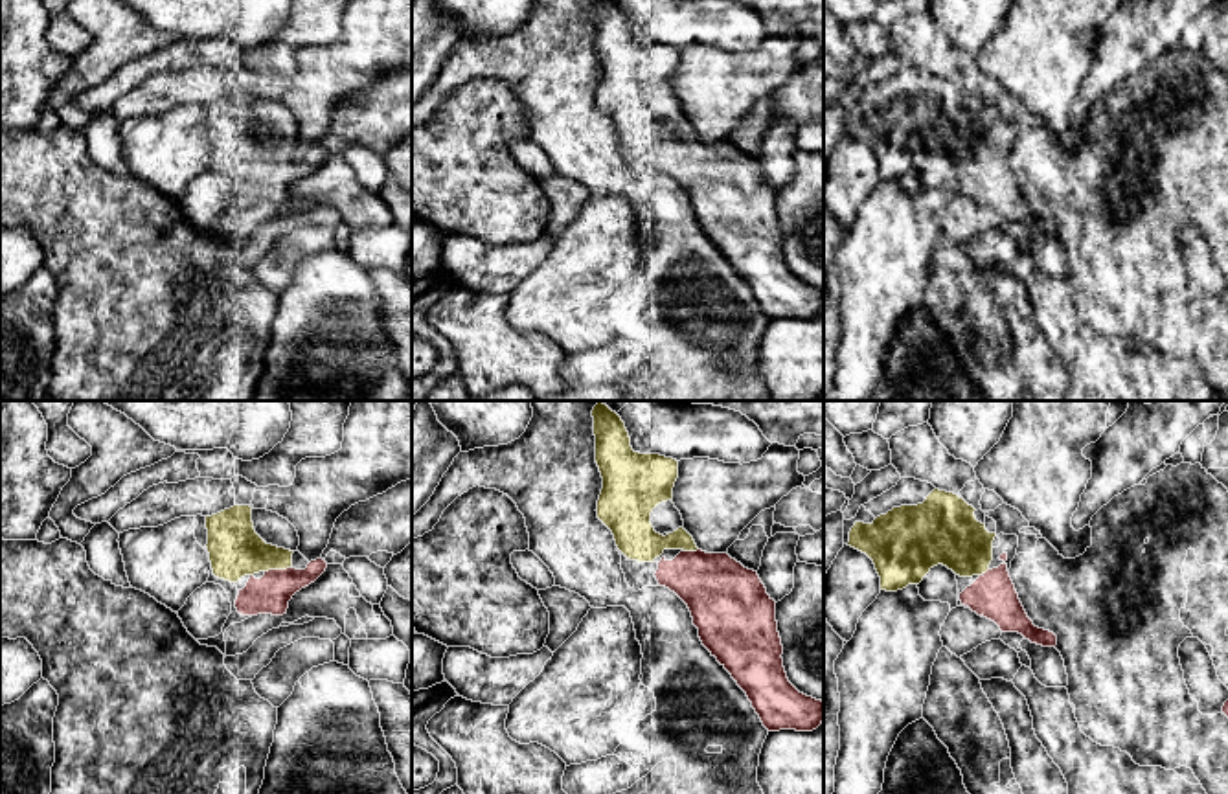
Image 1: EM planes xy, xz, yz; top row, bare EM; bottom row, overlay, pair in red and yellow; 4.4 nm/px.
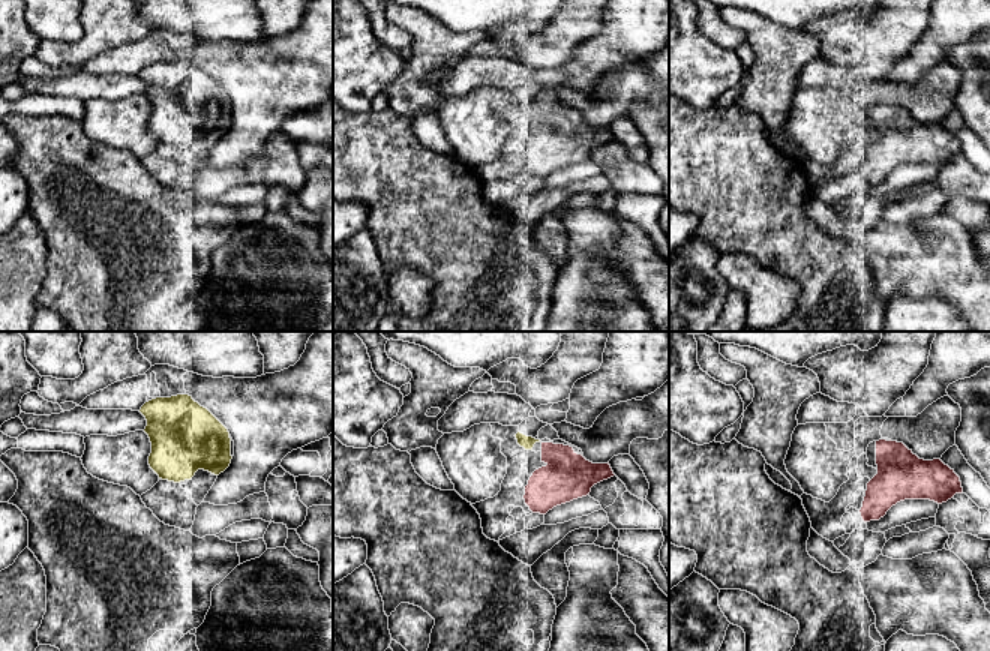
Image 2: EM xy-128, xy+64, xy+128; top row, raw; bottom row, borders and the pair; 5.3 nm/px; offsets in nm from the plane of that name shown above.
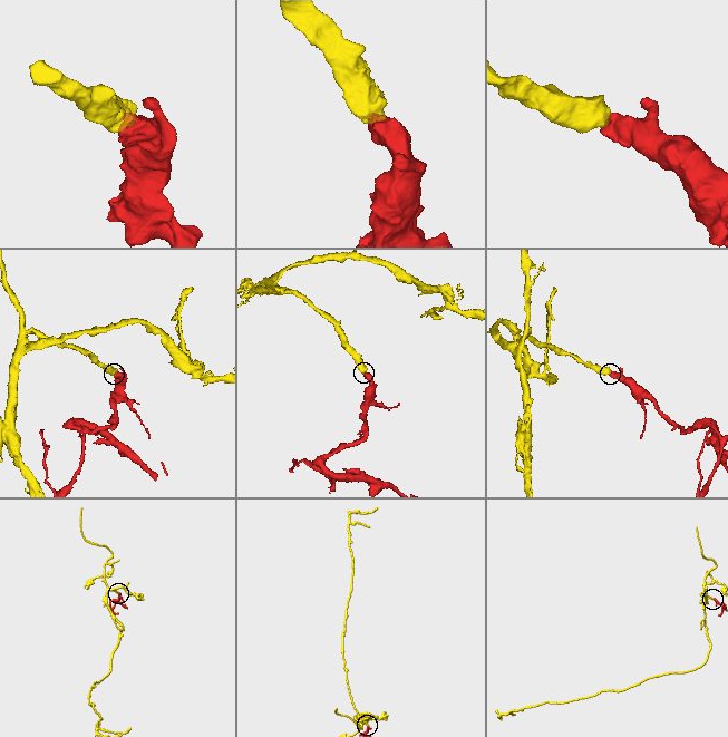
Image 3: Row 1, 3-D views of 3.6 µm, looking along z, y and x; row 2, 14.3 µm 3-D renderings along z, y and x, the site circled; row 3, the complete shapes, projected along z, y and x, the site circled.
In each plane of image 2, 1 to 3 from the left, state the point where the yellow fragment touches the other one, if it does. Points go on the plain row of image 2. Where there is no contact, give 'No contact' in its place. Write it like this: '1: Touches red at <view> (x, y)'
1: No contact
2: No contact
3: No contact

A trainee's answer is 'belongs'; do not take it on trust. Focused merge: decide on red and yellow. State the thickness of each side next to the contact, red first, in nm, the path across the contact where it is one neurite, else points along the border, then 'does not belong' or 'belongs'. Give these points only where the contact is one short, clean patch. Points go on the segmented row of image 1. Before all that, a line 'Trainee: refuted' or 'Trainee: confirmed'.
Trainee: confirmed
calibres 170 and 240 nm; belongs

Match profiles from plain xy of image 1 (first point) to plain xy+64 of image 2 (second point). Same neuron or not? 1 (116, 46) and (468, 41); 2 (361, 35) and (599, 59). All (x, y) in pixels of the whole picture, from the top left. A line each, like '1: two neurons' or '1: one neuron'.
1: one neuron
2: one neuron

